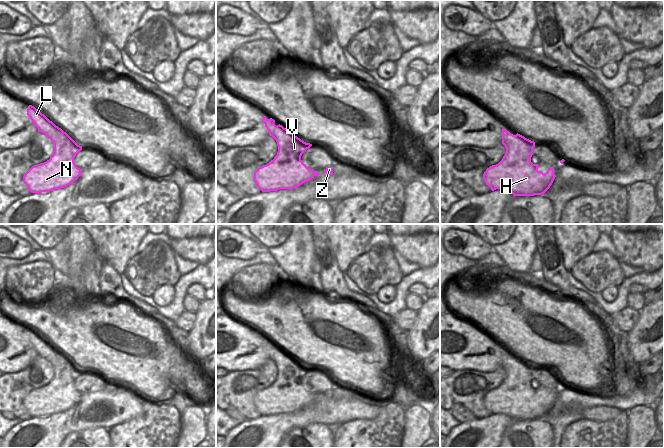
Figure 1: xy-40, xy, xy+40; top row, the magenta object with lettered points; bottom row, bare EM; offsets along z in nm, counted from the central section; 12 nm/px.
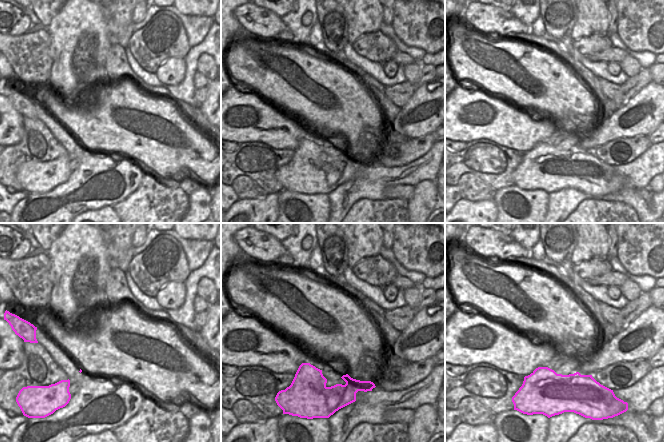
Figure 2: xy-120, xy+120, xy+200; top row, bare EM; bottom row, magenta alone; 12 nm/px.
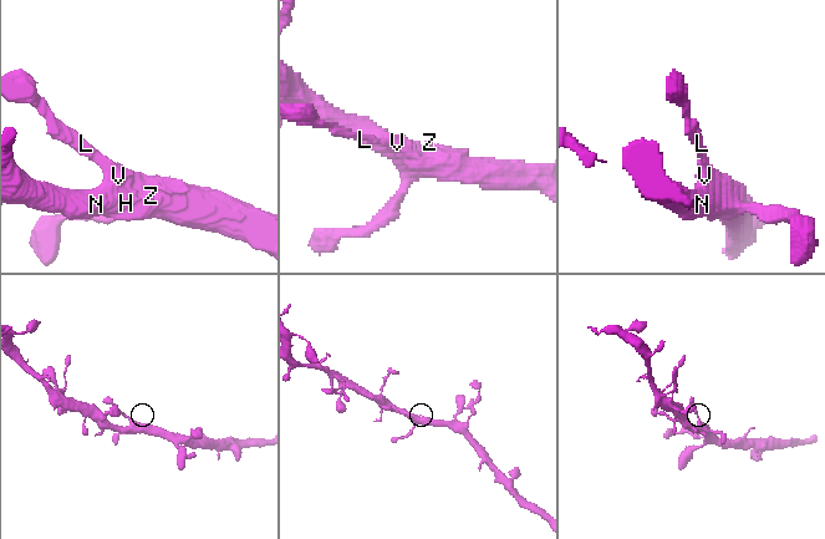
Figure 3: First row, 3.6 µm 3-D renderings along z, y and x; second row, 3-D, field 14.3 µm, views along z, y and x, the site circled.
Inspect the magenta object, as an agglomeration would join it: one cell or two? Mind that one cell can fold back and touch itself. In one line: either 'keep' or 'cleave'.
keep

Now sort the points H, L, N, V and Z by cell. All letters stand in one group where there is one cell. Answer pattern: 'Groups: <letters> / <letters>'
Groups: H L N V Z

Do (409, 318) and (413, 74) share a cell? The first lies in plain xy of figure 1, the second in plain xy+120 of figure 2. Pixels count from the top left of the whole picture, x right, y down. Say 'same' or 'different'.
different

